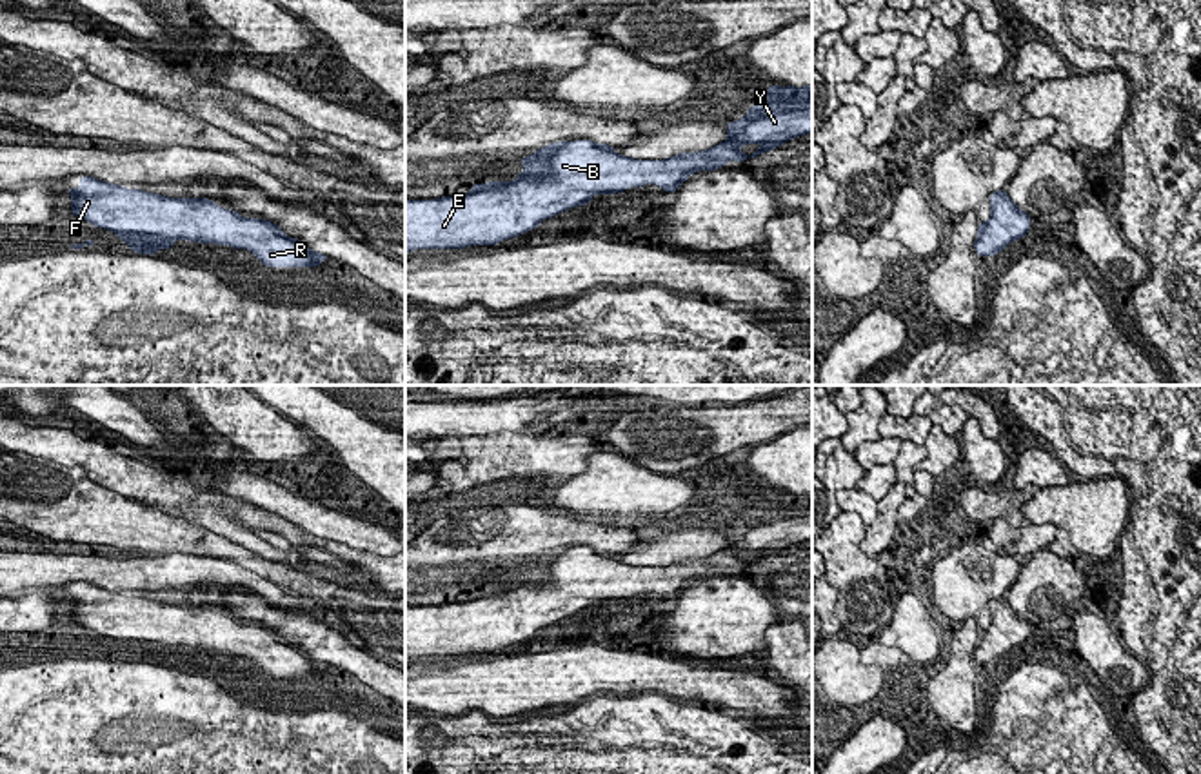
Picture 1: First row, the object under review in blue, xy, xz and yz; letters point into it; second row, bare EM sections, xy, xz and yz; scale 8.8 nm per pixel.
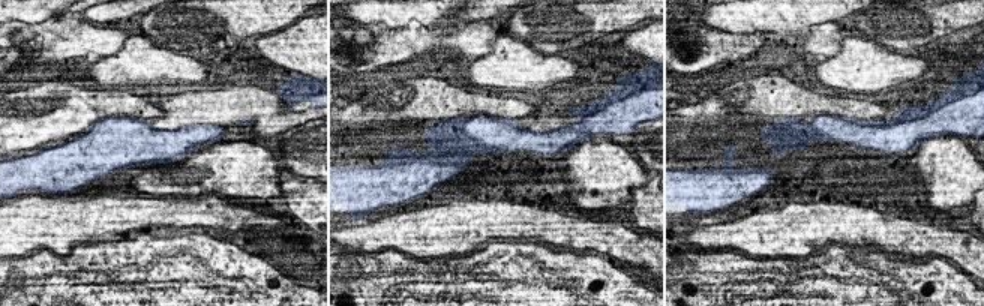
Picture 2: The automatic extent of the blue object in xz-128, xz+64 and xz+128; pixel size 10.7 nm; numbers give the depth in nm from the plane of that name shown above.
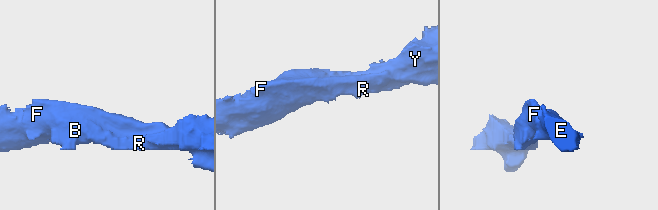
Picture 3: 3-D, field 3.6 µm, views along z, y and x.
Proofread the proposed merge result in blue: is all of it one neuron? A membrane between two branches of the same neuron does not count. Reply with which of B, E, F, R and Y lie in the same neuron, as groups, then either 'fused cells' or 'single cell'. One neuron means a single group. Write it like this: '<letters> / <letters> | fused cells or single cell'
B E F R Y | single cell

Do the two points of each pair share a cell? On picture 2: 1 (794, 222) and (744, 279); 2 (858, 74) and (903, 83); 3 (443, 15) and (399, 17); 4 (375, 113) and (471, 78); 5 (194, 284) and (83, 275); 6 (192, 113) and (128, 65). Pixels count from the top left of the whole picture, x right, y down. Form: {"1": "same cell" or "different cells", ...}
{"1": "different cells", "2": "same cell", "3": "same cell", "4": "different cells", "5": "same cell", "6": "different cells"}

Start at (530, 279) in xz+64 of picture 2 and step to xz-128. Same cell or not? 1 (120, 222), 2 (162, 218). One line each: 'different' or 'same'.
1: different
2: different

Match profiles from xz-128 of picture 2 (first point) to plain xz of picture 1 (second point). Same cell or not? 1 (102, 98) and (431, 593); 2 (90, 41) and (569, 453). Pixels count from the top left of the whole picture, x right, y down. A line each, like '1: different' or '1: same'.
1: different
2: same

